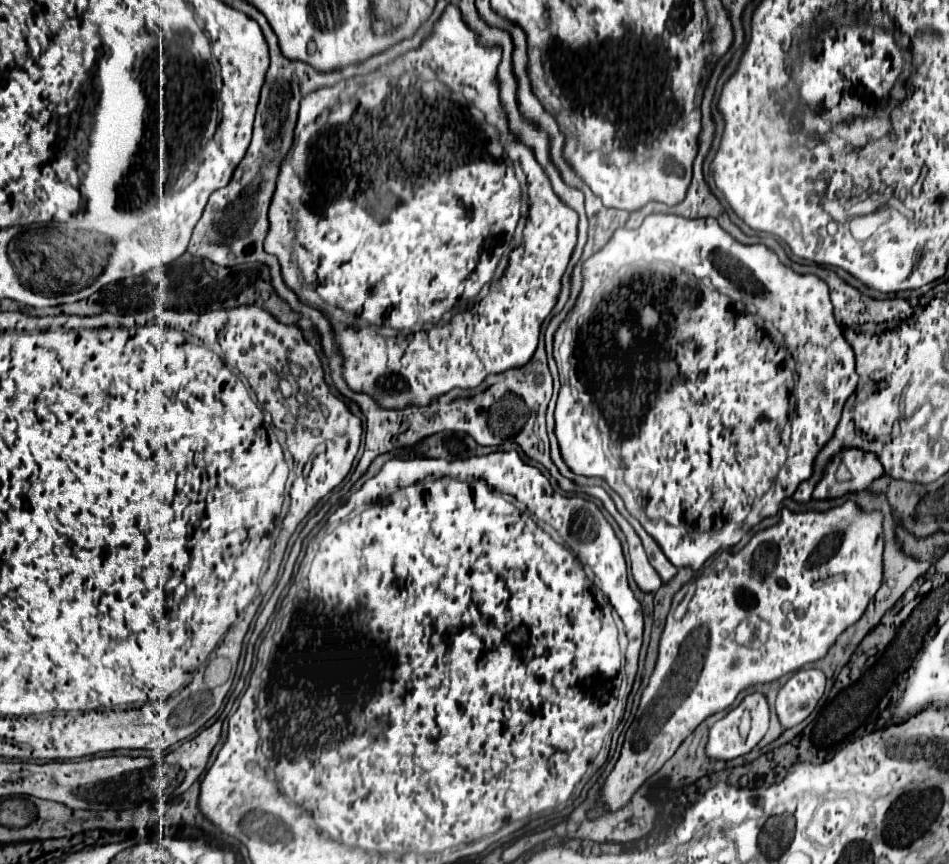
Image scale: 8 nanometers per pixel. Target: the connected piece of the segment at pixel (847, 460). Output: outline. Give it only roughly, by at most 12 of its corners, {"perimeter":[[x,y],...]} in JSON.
{"perimeter":[[841,448],[813,498],[865,490],[881,474],[873,452]]}

